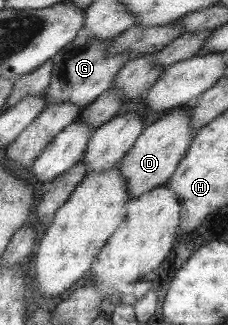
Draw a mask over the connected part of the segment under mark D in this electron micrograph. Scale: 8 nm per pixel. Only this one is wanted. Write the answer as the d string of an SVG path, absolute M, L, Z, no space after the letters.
M184 108L177 115L170 112L141 132L128 155L118 164L125 181L128 182L129 201L137 200L137 197L151 192L157 185L168 183L180 167L181 160L188 155L188 149L192 147L196 133L197 130L193 129L192 125L192 114Z

